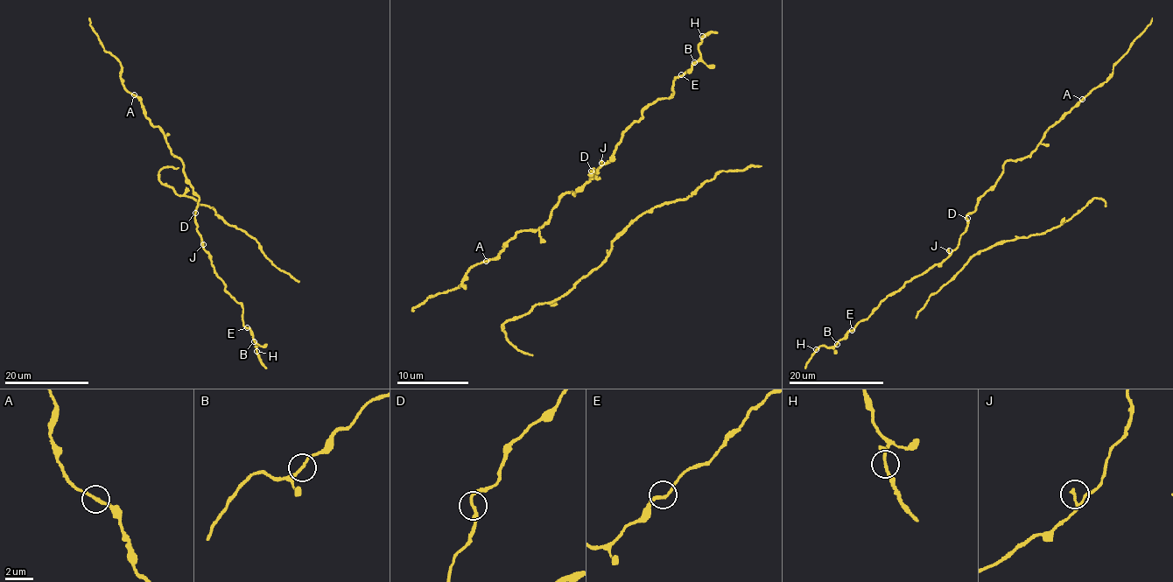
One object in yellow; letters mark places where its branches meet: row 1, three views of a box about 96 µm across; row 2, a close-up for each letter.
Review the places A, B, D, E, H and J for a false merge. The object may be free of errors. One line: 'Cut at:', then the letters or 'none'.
Cut at: none

